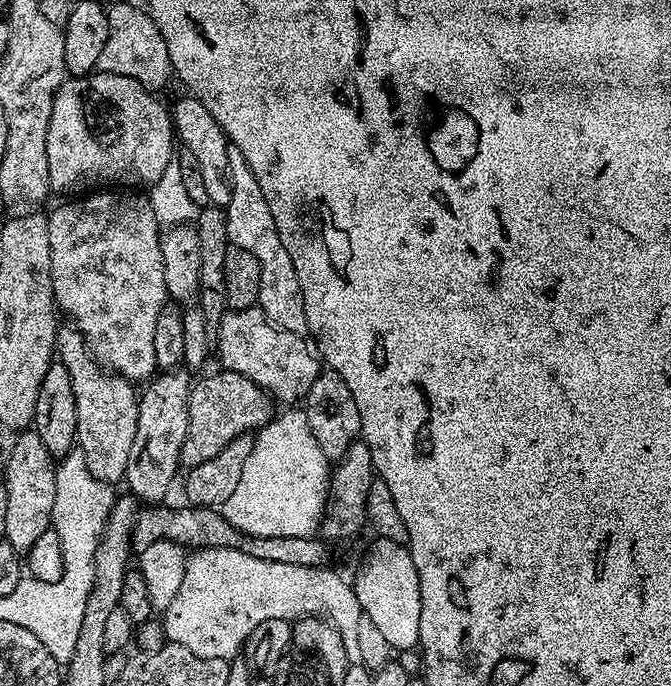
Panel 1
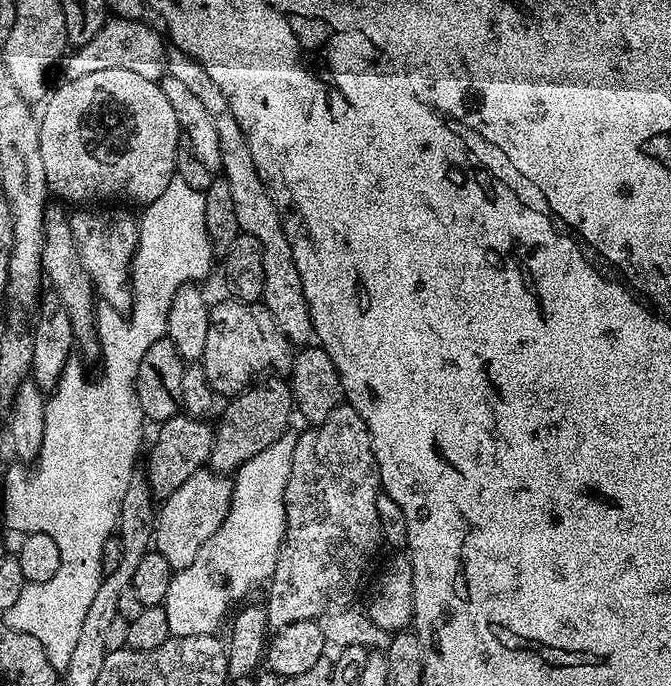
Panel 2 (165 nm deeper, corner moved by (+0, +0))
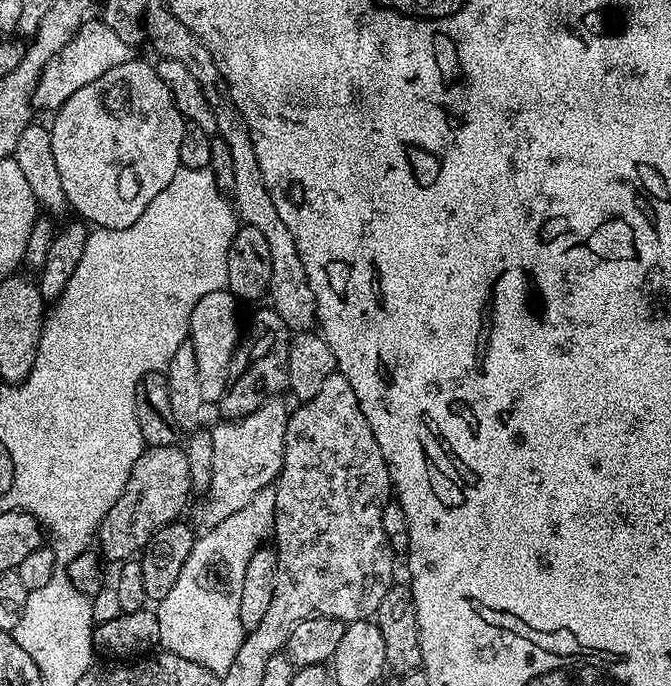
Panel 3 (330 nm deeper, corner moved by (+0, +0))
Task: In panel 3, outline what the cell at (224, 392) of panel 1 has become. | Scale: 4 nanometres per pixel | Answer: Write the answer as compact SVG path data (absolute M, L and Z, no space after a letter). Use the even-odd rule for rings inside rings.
M179 443L145 447L138 462L134 462L134 470L130 470L130 478L126 478L122 494L118 494L118 502L110 506L110 514L106 514L100 523L98 548L103 559L123 562L143 552L146 542L150 542L162 526L179 517L176 515L187 506L188 495L193 492L188 453Z

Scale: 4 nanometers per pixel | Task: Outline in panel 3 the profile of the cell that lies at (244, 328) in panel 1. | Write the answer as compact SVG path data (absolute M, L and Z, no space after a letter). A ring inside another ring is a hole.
M215 292L206 294L206 298L198 298L198 306L194 306L192 316L188 319L190 342L194 346L194 358L198 358L198 382L202 389L202 398L206 402L218 402L222 398L224 389L228 387L228 371L232 365L232 356L236 353L236 346L242 335L242 320L236 317L238 301L231 292Z

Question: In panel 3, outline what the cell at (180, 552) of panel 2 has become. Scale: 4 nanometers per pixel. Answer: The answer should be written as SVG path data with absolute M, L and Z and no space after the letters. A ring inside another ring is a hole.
M268 398L264 405L254 414L242 417L241 420L225 419L224 424L211 429L214 442L214 470L206 494L201 495L200 505L196 508L197 525L210 529L218 522L230 518L258 490L269 487L279 477L280 467L284 461L284 443L288 429L290 408L283 404L283 399Z

